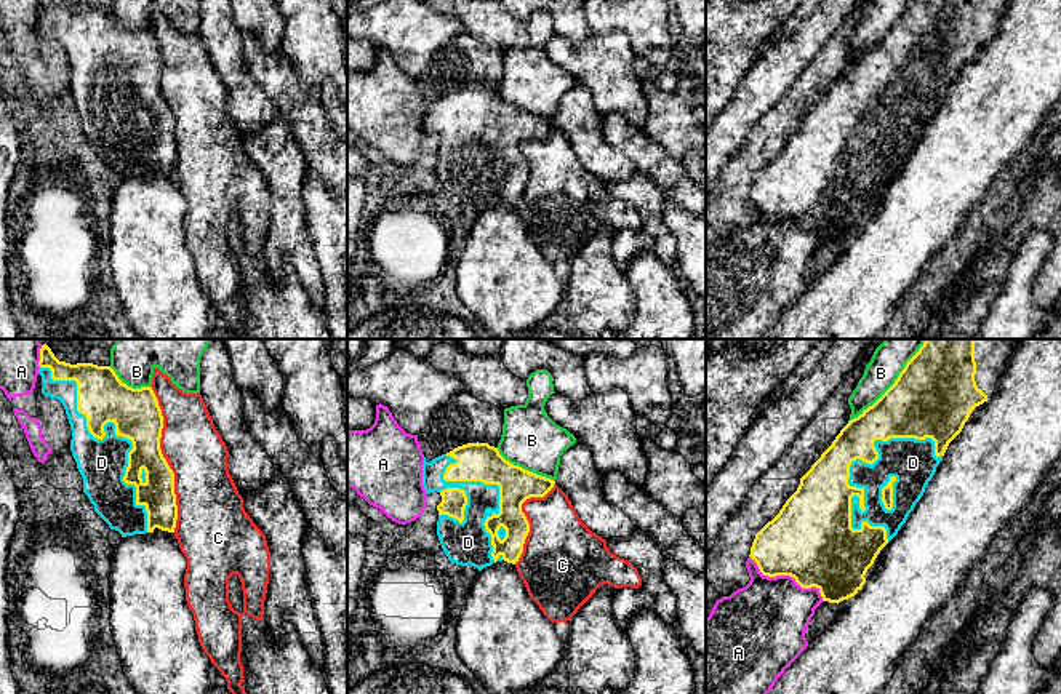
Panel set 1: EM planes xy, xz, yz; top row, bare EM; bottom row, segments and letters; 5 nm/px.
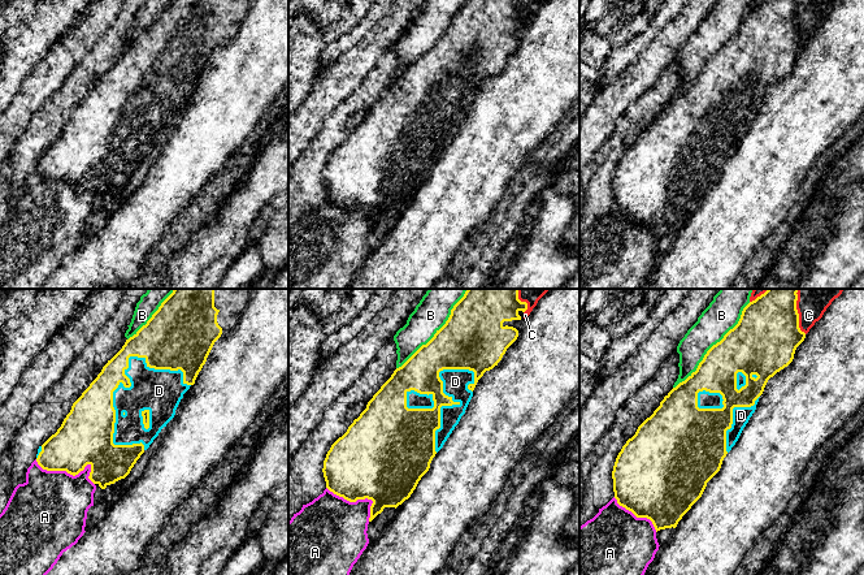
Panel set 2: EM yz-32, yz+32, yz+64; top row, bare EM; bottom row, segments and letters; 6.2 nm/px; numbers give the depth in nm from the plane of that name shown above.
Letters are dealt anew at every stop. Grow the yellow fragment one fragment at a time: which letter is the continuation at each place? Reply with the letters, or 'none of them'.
D

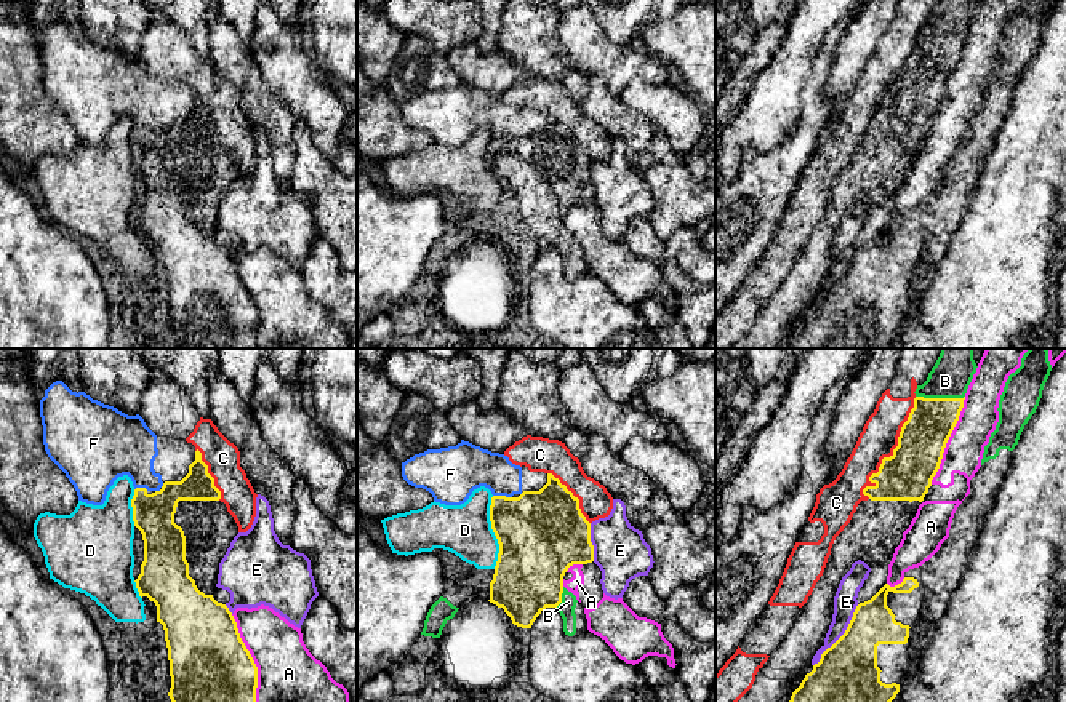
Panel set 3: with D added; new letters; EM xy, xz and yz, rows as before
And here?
B

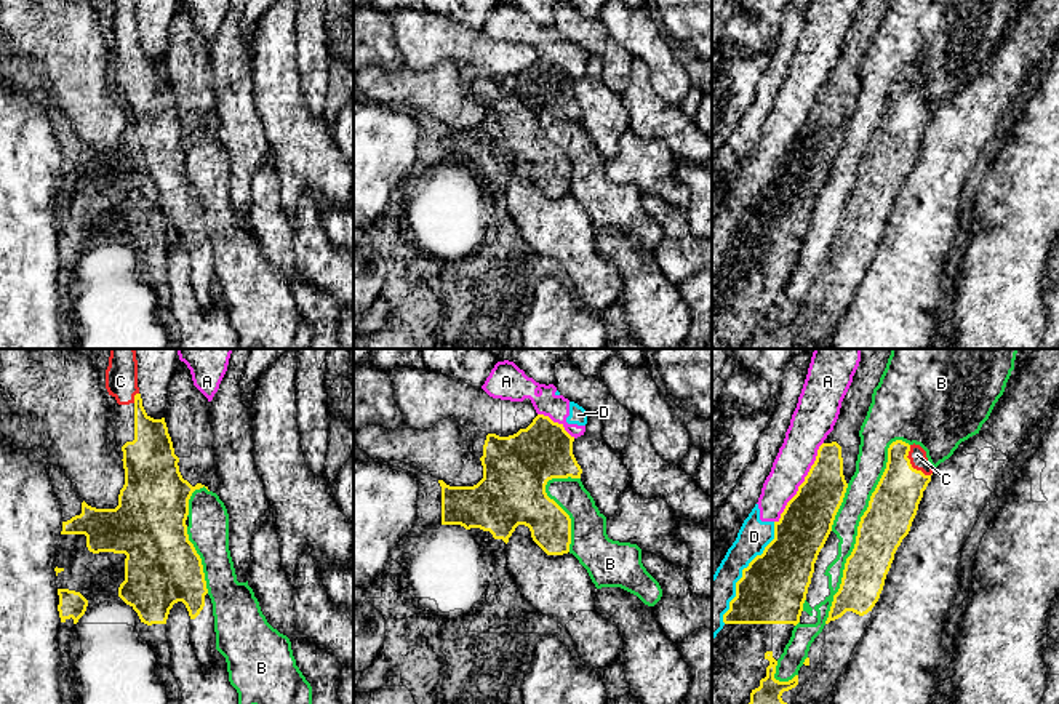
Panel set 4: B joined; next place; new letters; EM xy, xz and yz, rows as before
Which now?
C

